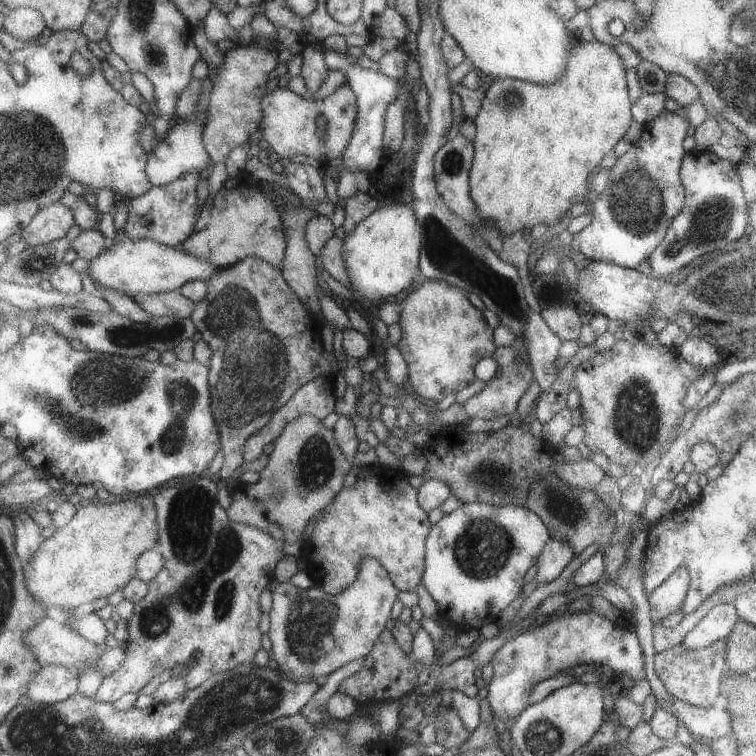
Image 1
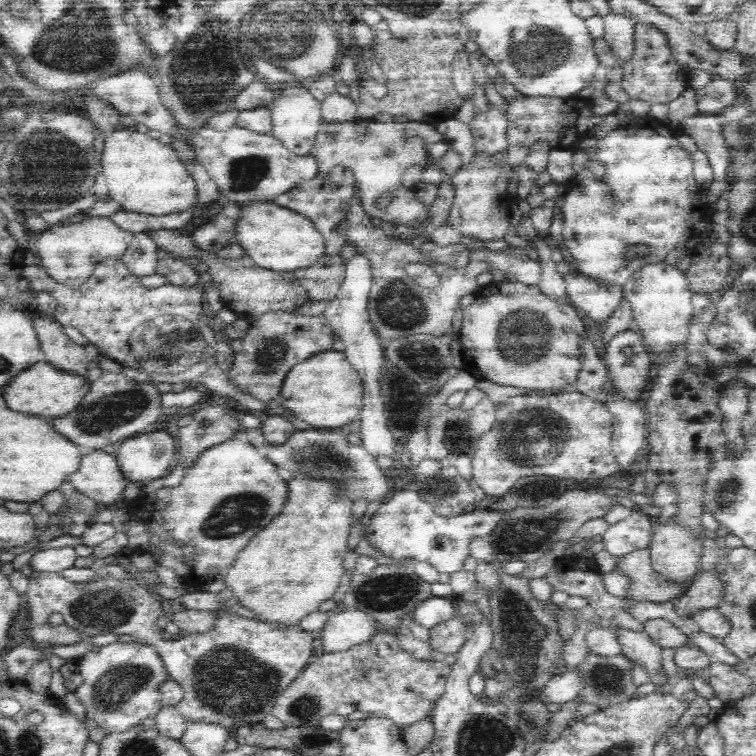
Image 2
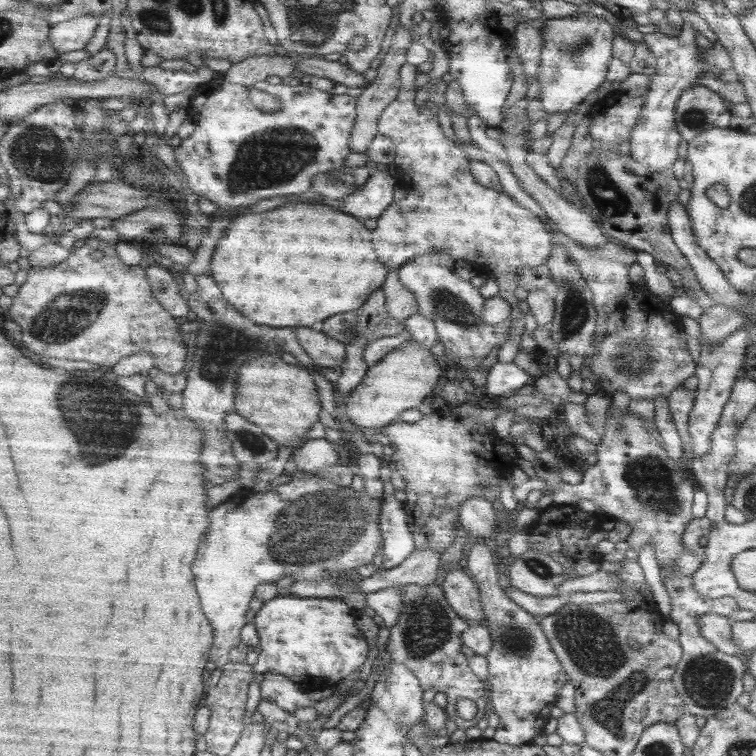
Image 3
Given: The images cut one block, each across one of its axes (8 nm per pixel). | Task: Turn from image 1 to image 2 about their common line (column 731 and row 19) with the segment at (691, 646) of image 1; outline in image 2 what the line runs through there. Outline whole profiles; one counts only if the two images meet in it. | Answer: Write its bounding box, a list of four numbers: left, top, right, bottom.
[604,14,634,70]

